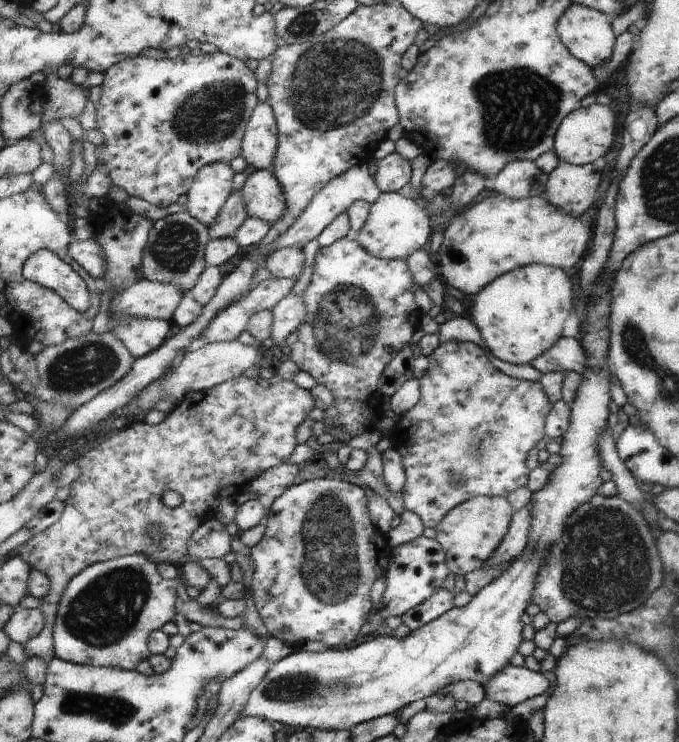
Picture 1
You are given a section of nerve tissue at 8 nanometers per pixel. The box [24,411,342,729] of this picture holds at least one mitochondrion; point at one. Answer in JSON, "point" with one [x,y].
{"point":[108,607]}

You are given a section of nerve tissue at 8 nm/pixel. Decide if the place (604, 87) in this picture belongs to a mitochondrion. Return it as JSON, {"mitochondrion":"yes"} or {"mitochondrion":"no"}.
{"mitochondrion":"no"}

